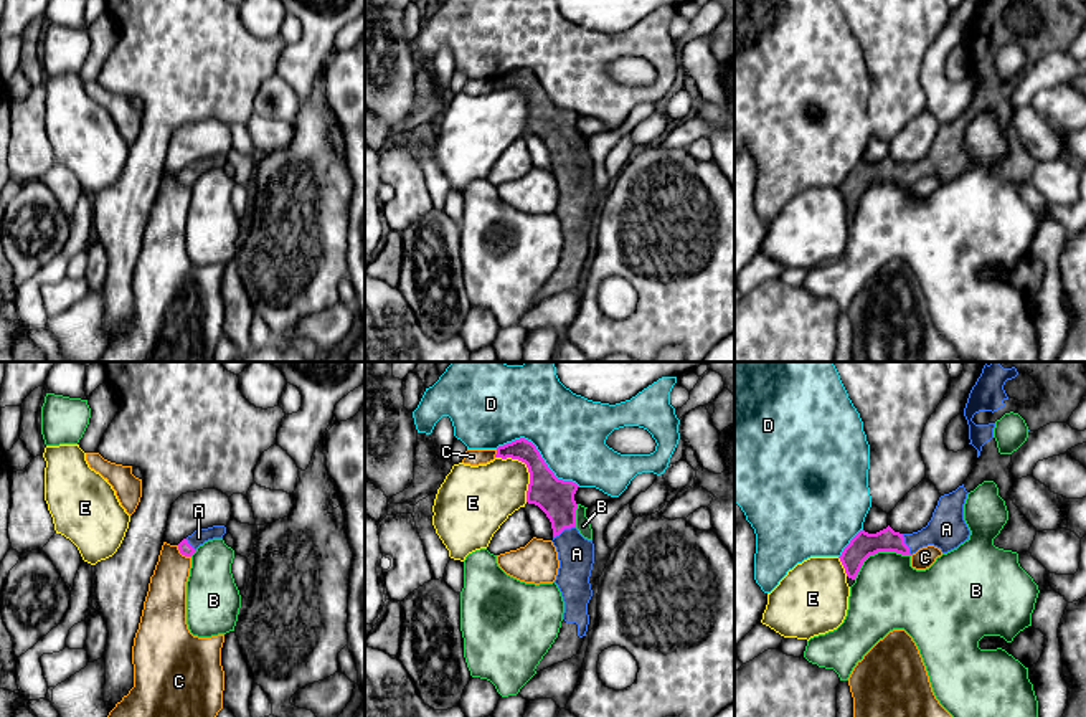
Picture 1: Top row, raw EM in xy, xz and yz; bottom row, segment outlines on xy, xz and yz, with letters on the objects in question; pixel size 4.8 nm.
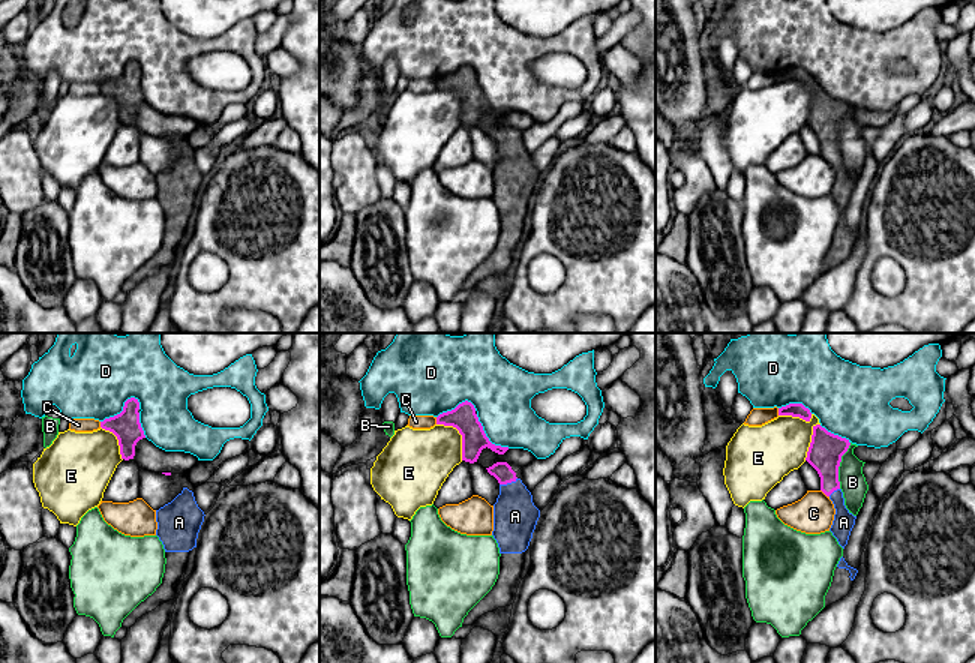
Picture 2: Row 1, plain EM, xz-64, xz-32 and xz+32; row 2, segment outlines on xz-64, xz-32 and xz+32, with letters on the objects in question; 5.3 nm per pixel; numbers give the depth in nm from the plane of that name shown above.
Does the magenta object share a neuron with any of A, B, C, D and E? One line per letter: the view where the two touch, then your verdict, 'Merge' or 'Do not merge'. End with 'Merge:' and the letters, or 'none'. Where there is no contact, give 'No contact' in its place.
A: Touches magenta in xz. Merge
B: Touches magenta in yz. Do not merge
C: Touches magenta in xy. Do not merge
D: Touches magenta in xz. Do not merge
E: Touches magenta in xz. Do not merge
Merge: A

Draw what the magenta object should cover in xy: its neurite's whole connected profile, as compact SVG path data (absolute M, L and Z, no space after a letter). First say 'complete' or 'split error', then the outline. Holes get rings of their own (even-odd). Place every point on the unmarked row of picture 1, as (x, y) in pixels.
split error; M213 155L208 159L195 160L191 165L188 165L178 173L178 180L185 187L191 187L200 175L213 169L223 169L224 164L226 164L224 155Z

